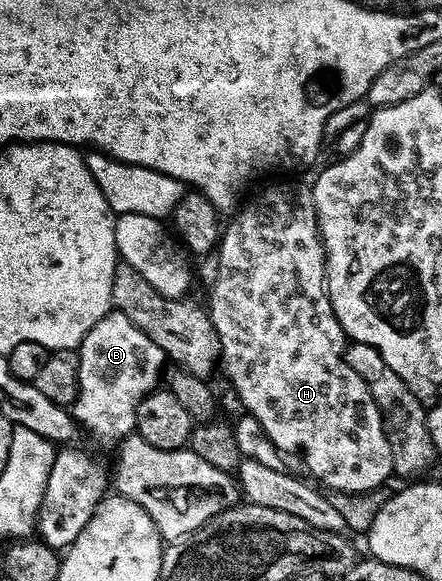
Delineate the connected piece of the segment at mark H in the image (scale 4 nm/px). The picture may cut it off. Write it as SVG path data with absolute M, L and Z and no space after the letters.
M308 185L273 186L270 190L263 191L258 198L251 199L244 206L245 203L228 219L219 239L219 249L215 254L217 279L213 282L213 291L209 294L209 302L207 301L209 318L213 321L213 327L219 336L221 345L220 369L222 371L225 369L225 374L229 377L229 382L233 385L238 400L246 406L244 409L247 414L262 425L263 434L273 442L275 448L285 456L298 454L299 457L305 458L305 466L309 469L310 474L308 477L314 483L320 484L326 491L338 494L365 494L368 490L380 490L386 485L385 481L393 474L391 444L385 435L385 422L381 418L377 401L371 396L367 384L363 384L363 380L357 375L355 368L351 368L347 364L343 353L347 346L347 339L331 308L329 290L325 287L325 249L317 227L317 213L313 203L312 189Z

